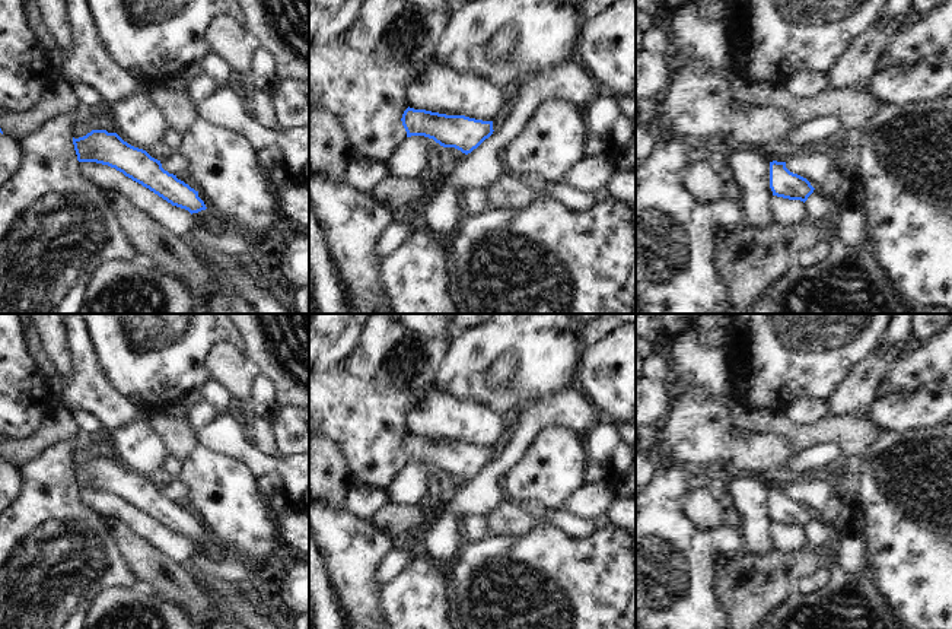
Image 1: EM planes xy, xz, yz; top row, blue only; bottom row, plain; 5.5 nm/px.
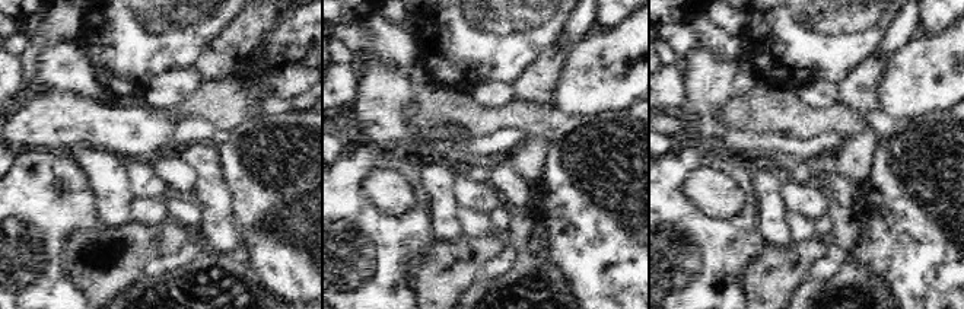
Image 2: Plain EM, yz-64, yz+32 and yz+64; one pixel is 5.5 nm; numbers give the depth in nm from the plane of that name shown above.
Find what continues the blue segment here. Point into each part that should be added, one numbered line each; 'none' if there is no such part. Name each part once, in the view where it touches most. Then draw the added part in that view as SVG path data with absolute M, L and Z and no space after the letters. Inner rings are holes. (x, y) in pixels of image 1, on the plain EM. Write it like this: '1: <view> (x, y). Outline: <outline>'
none

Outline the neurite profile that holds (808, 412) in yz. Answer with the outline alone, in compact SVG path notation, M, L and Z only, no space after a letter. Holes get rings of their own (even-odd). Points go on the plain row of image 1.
M797 398L787 409L787 416L796 425L812 426L828 414L828 400Z

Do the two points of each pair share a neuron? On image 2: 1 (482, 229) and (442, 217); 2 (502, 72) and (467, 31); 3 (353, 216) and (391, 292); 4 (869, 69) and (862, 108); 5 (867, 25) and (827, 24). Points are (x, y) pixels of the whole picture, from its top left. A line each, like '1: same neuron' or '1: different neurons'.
1: different neurons
2: same neuron
3: same neuron
4: same neuron
5: same neuron

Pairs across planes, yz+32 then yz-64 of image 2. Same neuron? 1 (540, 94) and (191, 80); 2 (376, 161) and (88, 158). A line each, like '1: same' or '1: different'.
1: different
2: different

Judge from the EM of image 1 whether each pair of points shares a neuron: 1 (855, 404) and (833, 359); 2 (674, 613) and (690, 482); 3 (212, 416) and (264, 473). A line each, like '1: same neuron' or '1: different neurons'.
1: different neurons
2: same neuron
3: different neurons

